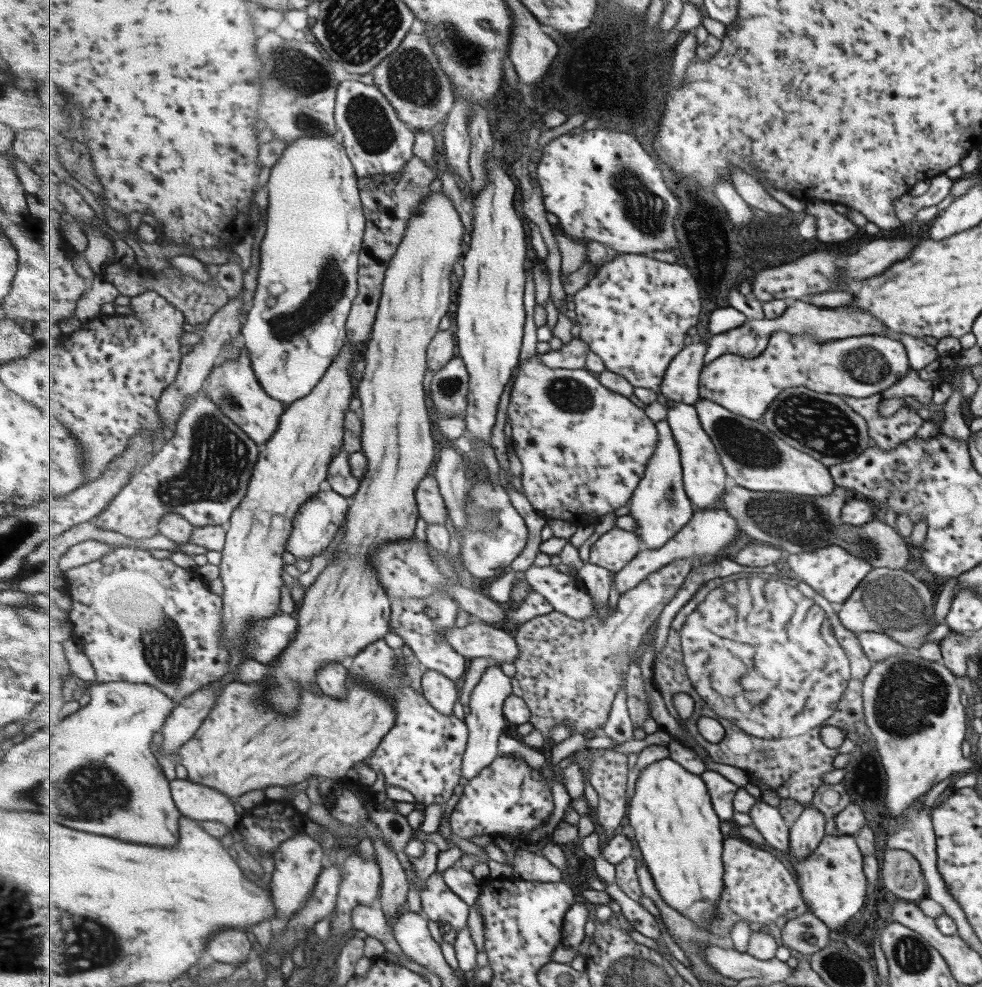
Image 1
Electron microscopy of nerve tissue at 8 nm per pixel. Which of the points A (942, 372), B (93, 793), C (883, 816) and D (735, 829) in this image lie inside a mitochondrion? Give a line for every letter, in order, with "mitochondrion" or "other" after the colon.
A: other
B: mitochondrion
C: other
D: other

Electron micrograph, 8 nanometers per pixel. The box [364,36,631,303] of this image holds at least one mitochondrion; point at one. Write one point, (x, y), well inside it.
(411, 76)

